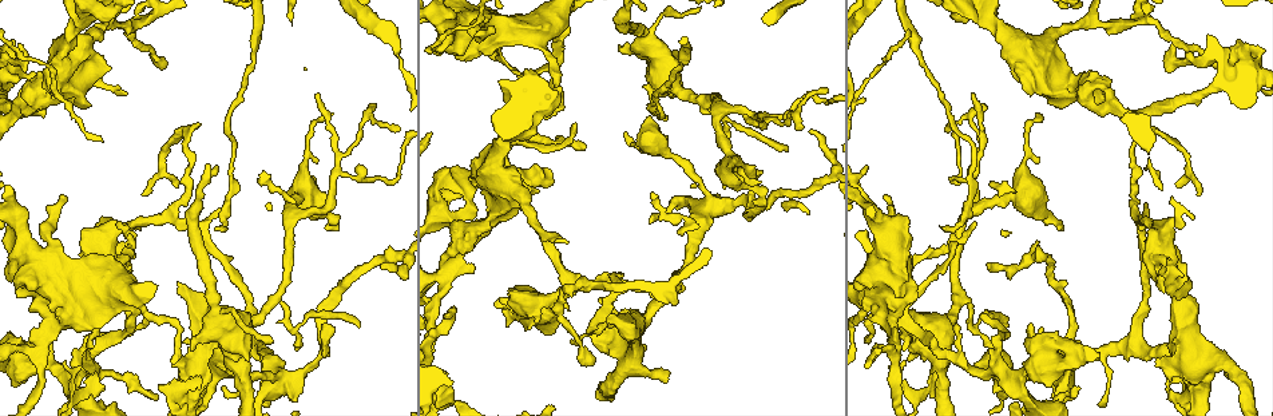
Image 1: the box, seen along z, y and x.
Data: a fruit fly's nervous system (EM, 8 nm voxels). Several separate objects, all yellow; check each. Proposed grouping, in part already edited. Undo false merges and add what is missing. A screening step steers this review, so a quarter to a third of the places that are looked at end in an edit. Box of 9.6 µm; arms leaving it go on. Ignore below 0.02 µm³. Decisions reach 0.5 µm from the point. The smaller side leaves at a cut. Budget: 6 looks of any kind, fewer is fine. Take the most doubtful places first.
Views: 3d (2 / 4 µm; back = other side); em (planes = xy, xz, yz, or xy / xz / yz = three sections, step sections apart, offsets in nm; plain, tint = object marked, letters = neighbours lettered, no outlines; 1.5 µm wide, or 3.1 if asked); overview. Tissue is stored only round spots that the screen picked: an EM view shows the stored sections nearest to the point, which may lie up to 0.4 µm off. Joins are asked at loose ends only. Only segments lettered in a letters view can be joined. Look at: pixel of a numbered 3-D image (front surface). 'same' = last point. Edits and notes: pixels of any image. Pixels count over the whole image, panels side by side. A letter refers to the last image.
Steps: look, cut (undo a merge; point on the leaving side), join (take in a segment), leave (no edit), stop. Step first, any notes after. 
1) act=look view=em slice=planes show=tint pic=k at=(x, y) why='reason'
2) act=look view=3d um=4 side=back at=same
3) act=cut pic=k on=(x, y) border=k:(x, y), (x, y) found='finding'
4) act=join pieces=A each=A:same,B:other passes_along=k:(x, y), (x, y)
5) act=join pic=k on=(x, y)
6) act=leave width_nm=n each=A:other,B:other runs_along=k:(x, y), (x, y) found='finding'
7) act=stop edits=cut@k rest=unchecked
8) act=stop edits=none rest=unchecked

act=look view=3d um=4 pic=1 at=(646, 40) why='sudden change in width'

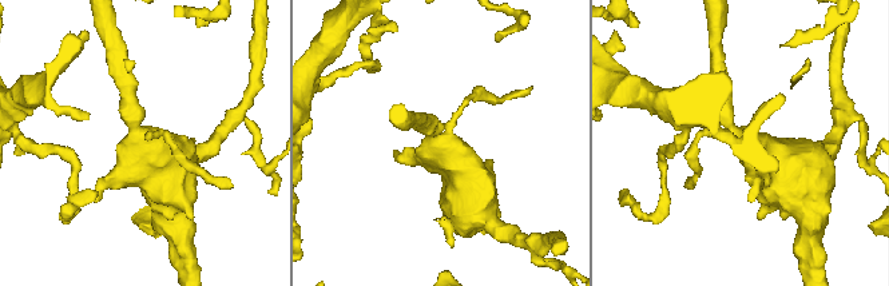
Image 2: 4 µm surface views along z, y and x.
act=look view=em slice=planes show=plain pic=2 at=(143, 137)

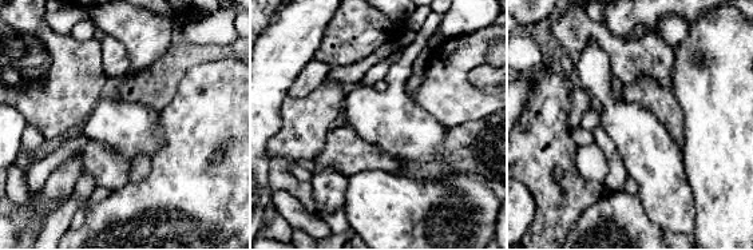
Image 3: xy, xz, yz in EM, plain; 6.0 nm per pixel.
act=look view=em slice=planes show=letters at=same

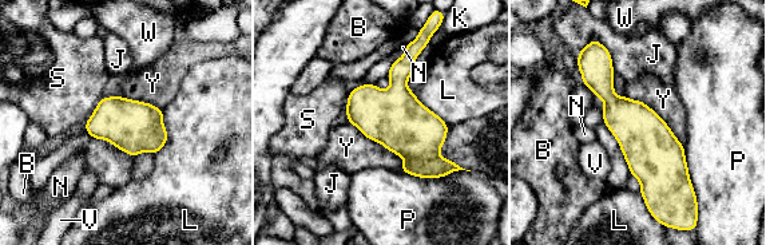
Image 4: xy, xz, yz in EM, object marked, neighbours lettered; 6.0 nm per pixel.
act=leave width_nm=320 each=B:other,J:other,K:other,L:other,N:other,P:other,S:other,V:other,W:other,Y:other runs_along=4:(600, 50), (604, 91), (647, 142), (647, 198) found='continuous, no second cell'

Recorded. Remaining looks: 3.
act=look view=3d um=4 pic=1 at=(205, 380) why='an open end'

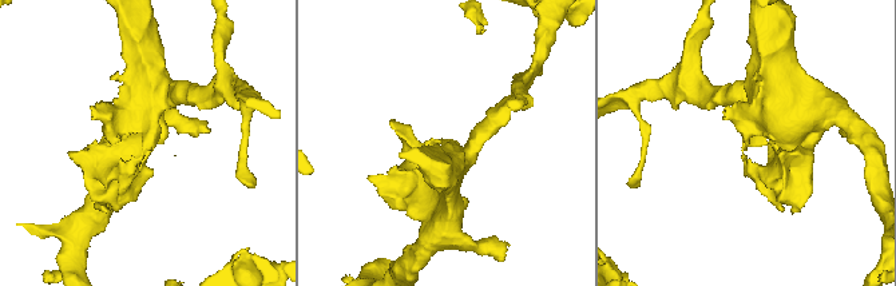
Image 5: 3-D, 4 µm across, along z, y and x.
act=look view=em slice=planes show=letters pic=5 at=(458, 142) arm_widths_nm=280,440 why='need the tissue'

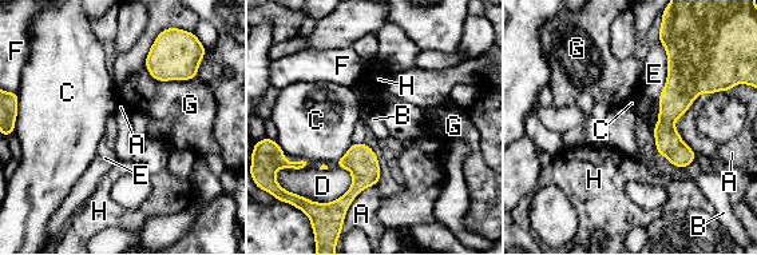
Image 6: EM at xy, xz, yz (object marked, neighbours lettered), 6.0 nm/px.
act=leave each=A:other,B:other,C:other,D:other,E:other,F:other,G:other,H:other border=6:(705, 91), (674, 123), (694, 151) found='no lettered segment goes on from it'

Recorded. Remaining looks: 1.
act=stop edits=none rest=unchecked

